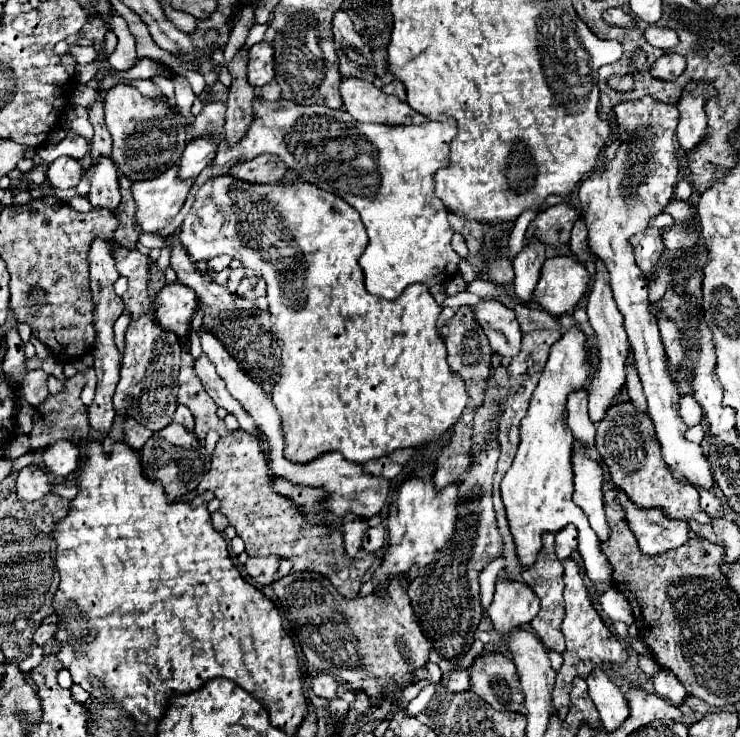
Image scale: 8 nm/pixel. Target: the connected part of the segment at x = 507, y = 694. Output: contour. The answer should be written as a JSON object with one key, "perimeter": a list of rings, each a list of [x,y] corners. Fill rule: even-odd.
{"perimeter":[[[498,653],[480,655],[470,667],[472,691],[496,711],[524,713],[524,695],[518,671],[508,657]]]}

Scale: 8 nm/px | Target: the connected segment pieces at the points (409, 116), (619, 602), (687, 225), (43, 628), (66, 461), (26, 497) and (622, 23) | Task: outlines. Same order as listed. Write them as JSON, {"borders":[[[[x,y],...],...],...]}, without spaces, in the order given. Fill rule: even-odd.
{"borders":[[[[342,79],[340,93],[344,109],[358,123],[384,123],[384,125],[408,125],[426,123],[428,119],[416,113],[406,101],[394,95],[386,95],[376,85],[362,79]]],[[[612,587],[608,592],[605,592],[599,598],[599,603],[602,610],[612,621],[622,621],[627,625],[635,622],[630,604],[616,587]]],[[[672,199],[670,205],[664,211],[670,213],[674,217],[674,221],[676,221],[676,225],[672,229],[664,231],[664,235],[662,235],[666,249],[674,257],[678,257],[682,251],[694,249],[696,243],[698,243],[698,233],[696,233],[696,227],[694,227],[696,219],[694,219],[690,203]]],[[[42,623],[42,625],[38,627],[38,631],[34,633],[34,641],[36,641],[36,645],[42,647],[48,639],[52,639],[52,637],[56,635],[56,631],[58,631],[56,625],[46,625],[46,623]]],[[[56,441],[42,453],[44,469],[52,477],[68,477],[80,463],[80,449],[72,441]]],[[[28,465],[18,475],[18,497],[22,501],[38,501],[50,491],[50,479],[40,465]]],[[[608,9],[608,11],[604,13],[604,19],[606,19],[610,25],[614,25],[614,27],[628,27],[628,29],[634,29],[634,27],[636,27],[634,17],[628,15],[628,13],[624,13],[624,11],[620,11],[620,9]]]]}

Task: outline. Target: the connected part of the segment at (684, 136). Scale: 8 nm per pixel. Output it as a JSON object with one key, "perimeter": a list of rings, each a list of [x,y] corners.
{"perimeter":[[[688,83],[684,87],[684,93],[678,101],[678,111],[680,111],[680,123],[678,123],[678,147],[684,153],[694,151],[706,137],[706,113],[704,113],[704,103],[708,95],[714,95],[714,87],[708,83]]]}

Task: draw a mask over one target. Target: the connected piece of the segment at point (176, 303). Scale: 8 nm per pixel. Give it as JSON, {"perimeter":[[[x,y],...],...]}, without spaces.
{"perimeter":[[[180,283],[166,285],[156,297],[154,319],[164,331],[172,331],[178,339],[188,337],[188,327],[196,311],[196,293]]]}

